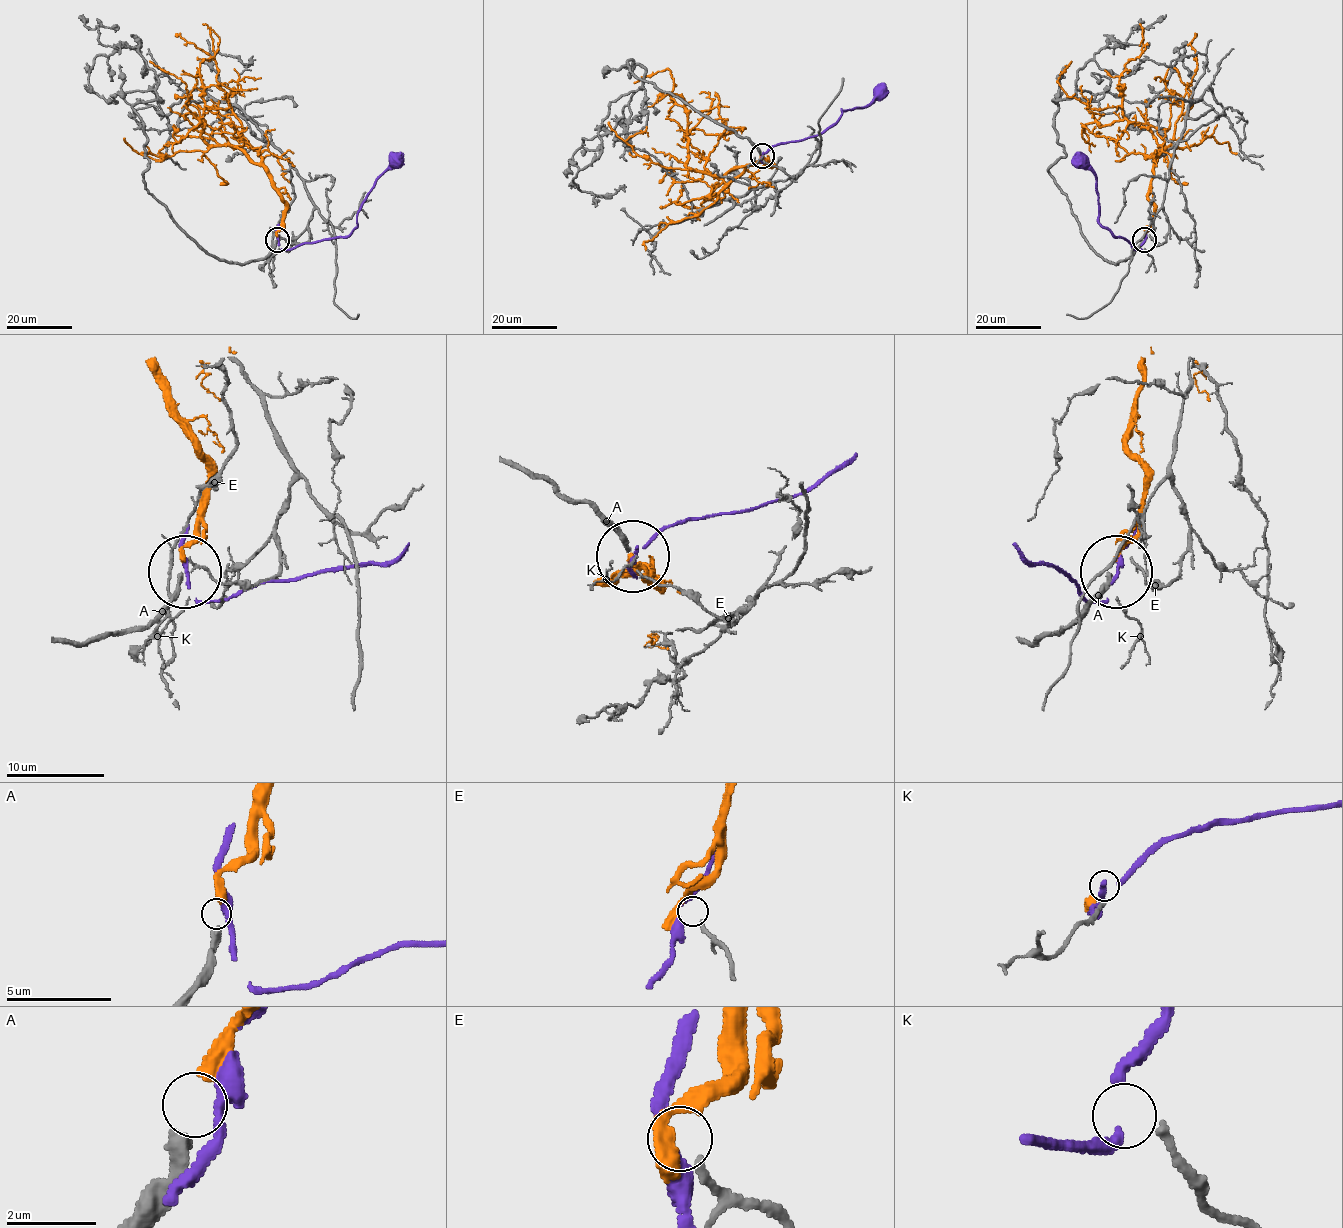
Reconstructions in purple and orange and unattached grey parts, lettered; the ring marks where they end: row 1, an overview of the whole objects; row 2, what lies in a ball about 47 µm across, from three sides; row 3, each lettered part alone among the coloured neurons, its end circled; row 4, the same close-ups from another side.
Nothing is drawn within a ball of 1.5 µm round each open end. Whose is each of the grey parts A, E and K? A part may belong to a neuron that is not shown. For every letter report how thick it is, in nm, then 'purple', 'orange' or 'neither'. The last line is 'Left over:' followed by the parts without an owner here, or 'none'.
A: 360 nm | orange
E: 180 nm | neither
K: 170 nm | purple
Left over: E

